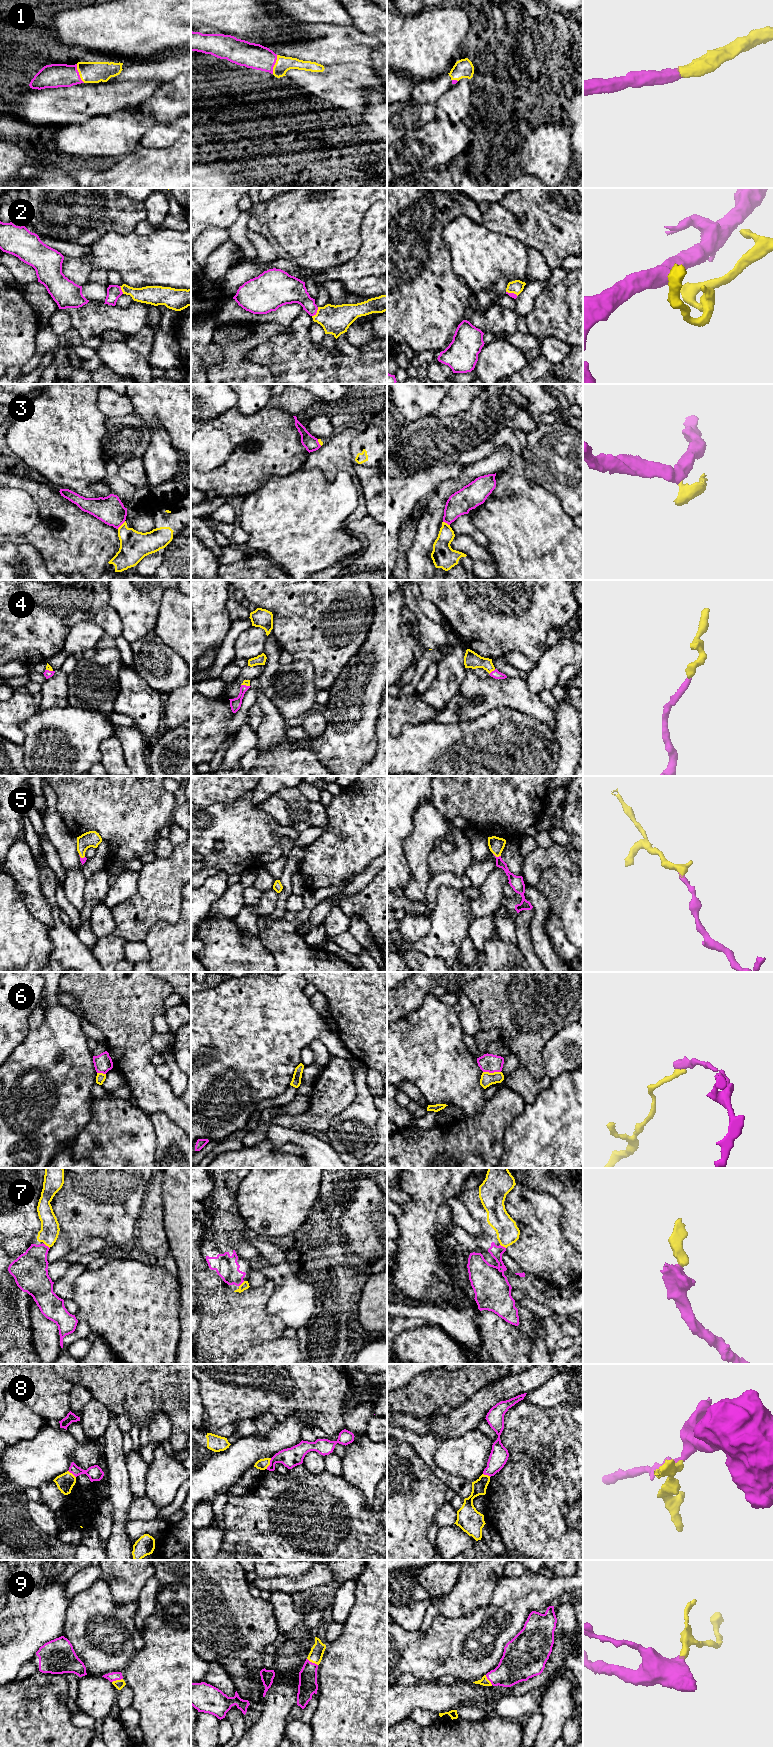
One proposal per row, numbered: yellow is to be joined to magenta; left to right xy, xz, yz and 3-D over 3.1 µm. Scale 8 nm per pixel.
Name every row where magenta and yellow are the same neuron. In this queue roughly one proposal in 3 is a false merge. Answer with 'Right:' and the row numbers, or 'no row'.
Right: 1, 2, 4, 5, 7, 9

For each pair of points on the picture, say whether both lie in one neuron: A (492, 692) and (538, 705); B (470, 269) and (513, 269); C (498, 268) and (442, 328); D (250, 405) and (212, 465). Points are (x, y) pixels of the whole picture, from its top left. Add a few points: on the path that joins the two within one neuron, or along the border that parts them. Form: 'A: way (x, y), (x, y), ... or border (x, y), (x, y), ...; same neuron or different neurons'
A: way (503, 695), (516, 695), (527, 702); same neuron
B: way (481, 269), (502, 269); same neuron
C: border (458, 275), (473, 293); different neurons
D: border (266, 405), (251, 414), (242, 414), (236, 408); different neurons

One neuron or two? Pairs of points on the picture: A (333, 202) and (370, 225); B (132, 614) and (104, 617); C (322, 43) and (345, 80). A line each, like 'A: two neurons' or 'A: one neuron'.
A: two neurons
B: two neurons
C: two neurons

